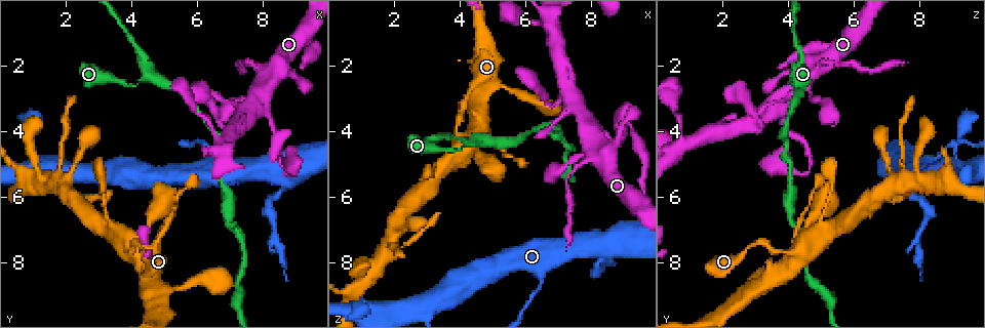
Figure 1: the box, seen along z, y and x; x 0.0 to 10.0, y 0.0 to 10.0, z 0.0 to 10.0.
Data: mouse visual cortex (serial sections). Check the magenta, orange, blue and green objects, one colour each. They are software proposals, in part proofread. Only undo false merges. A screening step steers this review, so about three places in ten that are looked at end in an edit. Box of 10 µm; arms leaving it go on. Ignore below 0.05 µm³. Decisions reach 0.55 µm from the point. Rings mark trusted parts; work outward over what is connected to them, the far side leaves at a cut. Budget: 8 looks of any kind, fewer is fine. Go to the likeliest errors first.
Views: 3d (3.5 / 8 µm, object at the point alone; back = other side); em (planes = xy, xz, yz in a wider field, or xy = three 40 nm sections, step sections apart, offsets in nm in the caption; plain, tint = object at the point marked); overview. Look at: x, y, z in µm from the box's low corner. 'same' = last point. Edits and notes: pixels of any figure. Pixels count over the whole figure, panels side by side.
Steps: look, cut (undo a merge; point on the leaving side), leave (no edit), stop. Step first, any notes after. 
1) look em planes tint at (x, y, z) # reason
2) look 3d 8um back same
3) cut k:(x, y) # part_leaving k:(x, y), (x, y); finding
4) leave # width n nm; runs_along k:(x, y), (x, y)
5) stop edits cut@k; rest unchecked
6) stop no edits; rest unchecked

look 3d 3.5um at (8.00, 3.05, 3.75) # branch point

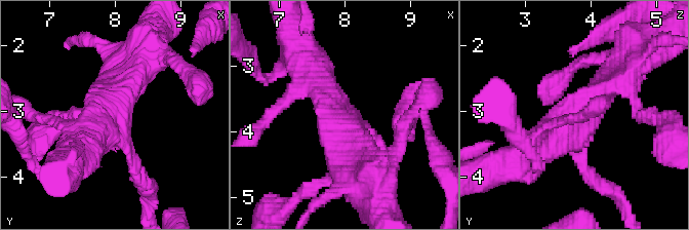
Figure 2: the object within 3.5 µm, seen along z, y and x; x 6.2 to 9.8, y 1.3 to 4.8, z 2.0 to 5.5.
leave # arms 3; arm_widths 200, 400, 400 nm; runs_along 2:(620, 67), (565, 130), (528, 152); continuous, no second cell

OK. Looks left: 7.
look 3d 3.5um at (4.40, 2.35, 4.25) # calibre changes

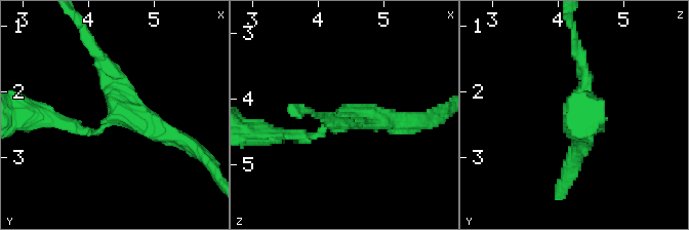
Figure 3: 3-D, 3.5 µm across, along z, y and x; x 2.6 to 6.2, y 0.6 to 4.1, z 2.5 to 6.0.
look em xy step 5 tint at (4.45, 2.30, 4.25) # arms 3; arm_widths 150, 200, 300 nm

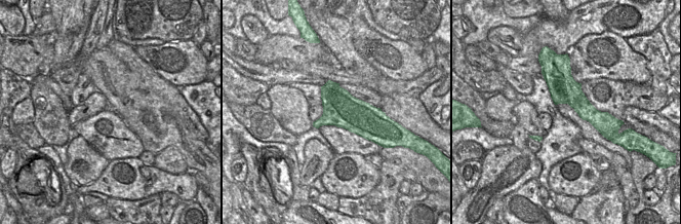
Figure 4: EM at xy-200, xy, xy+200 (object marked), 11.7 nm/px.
leave # runs_along 3:(61, 122), (98, 132), (129, 113), (176, 136); continuous, no second cell

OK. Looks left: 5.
look 3d 3.5um at (7.25, 1.95, 5.65) # thin neck

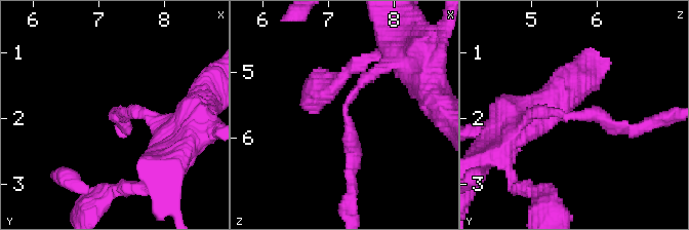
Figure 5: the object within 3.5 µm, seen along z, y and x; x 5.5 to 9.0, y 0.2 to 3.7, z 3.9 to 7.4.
look em xy step 1 tint at (7.25, 1.95, 5.60)

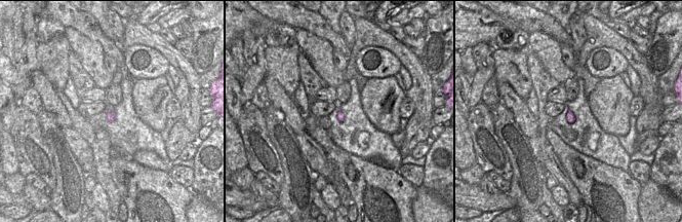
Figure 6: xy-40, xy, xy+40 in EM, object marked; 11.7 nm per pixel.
cut 5:(348, 139) # part_leaving 5:(346, 105), (352, 142), (349, 197); a second cell is stuck on

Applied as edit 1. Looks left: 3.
stop edits cut@5; rest unchecked

